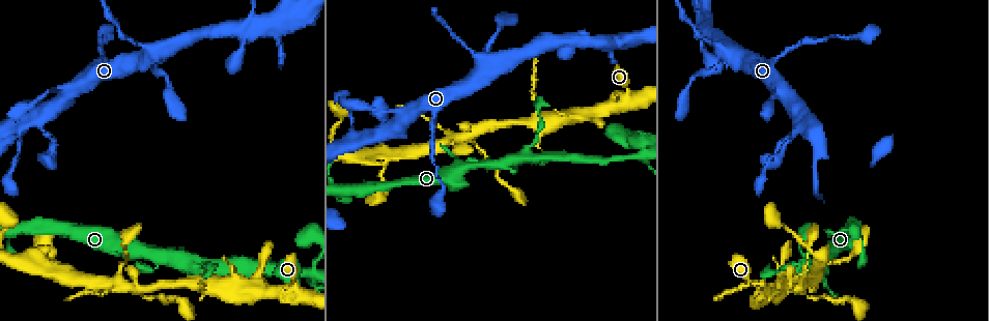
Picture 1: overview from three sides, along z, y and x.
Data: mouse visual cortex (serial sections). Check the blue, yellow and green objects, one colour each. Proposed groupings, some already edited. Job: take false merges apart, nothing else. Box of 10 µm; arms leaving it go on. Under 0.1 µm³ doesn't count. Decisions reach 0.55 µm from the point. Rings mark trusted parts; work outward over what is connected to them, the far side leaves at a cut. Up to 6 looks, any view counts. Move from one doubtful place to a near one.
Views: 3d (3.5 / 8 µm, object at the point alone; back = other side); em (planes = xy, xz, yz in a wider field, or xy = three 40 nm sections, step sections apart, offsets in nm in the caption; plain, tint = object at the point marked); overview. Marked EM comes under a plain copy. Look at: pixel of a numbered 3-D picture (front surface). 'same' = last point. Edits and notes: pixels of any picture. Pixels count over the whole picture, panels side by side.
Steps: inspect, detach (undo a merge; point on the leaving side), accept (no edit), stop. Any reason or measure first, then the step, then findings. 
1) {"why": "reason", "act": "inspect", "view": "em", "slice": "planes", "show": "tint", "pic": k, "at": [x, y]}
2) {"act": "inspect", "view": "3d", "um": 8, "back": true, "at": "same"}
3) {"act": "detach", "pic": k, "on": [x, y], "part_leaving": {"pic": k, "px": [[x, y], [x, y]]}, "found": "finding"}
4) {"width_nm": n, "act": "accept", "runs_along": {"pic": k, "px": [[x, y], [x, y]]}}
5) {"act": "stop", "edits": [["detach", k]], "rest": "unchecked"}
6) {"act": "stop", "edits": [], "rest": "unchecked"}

{"why": "sharp bend", "act": "inspect", "view": "3d", "um": 3.5, "back": true, "pic": 1, "at": [12, 229]}

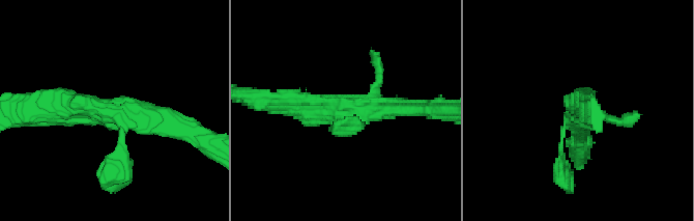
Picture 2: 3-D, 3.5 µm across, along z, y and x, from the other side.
{"why": "shape alone is not enough", "act": "inspect", "view": "em", "slice": "planes", "show": "tint", "pic": 2, "at": [112, 112]}

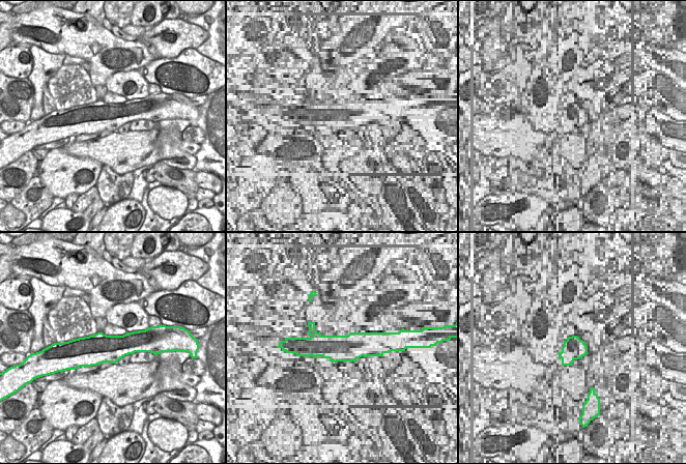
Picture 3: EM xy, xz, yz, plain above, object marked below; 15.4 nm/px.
{"act": "accept", "runs_along": {"pic": 2, "px": [[46, 110], [118, 113], [115, 170]]}, "found": "all the same cell"}

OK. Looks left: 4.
{"why": "arms part here", "act": "inspect", "view": "3d", "um": 3.5, "back": true, "pic": 1, "at": [466, 133]}

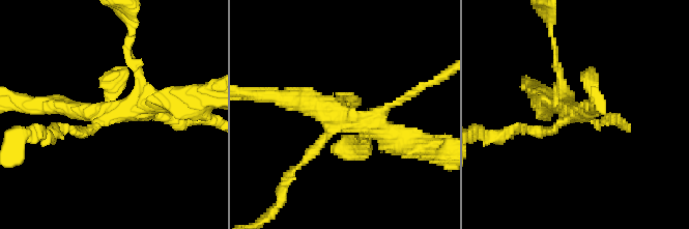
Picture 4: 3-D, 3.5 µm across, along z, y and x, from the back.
{"act": "inspect", "view": "em", "slice": "xy", "step": 1, "show": "tint", "pic": 4, "at": [339, 118]}

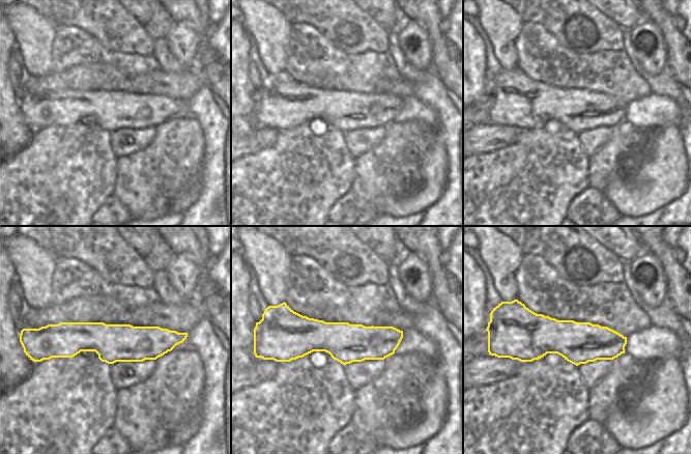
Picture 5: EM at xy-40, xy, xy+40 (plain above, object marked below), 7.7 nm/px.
{"act": "inspect", "view": "em", "slice": "xy", "step": 5, "show": "tint", "at": "same"}

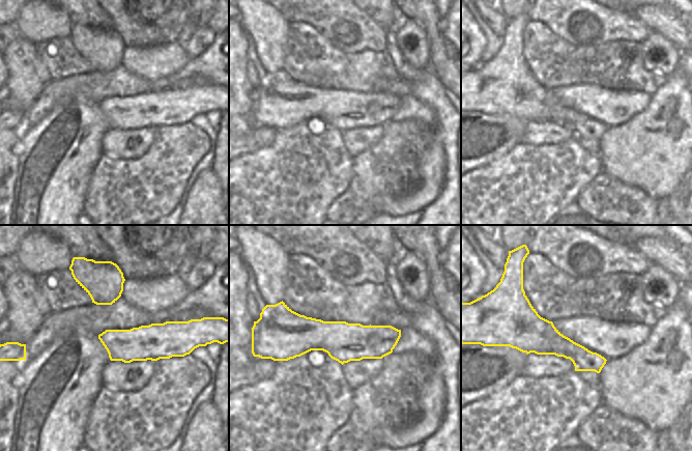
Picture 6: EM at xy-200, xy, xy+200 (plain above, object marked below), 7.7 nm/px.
{"act": "accept", "runs_along": {"pic": 6, "px": [[398, 332], [390, 336], [277, 333]]}, "found": "all the same cell"}

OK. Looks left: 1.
{"act": "stop", "edits": [], "rest": "unchecked"}

